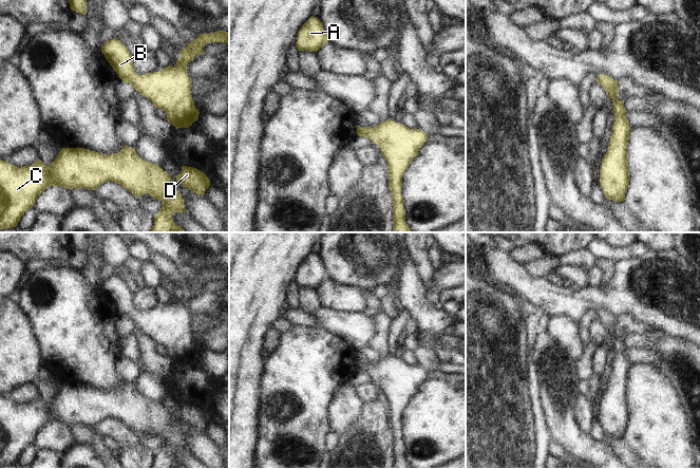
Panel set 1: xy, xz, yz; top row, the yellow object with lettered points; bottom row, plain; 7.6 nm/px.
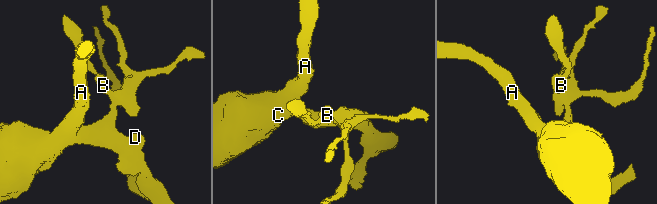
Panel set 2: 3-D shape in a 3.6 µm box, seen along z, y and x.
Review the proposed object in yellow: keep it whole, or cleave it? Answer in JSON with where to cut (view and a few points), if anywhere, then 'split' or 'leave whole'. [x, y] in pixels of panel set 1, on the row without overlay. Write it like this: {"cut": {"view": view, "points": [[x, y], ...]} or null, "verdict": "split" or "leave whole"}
{"cut": null, "verdict": "leave whole"}

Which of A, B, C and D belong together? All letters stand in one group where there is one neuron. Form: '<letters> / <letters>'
A B C D

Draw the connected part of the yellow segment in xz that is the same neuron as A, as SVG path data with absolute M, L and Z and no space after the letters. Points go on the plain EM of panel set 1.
M314 252L307 257L298 269L296 283L298 287L316 289L321 283L328 280L327 269L323 266L323 260Z

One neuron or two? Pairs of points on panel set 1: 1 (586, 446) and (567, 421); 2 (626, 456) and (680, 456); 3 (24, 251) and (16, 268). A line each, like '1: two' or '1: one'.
1: one
2: two
3: two

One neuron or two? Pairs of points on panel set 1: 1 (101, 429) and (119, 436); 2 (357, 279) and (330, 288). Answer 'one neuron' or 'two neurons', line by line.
1: one neuron
2: one neuron

